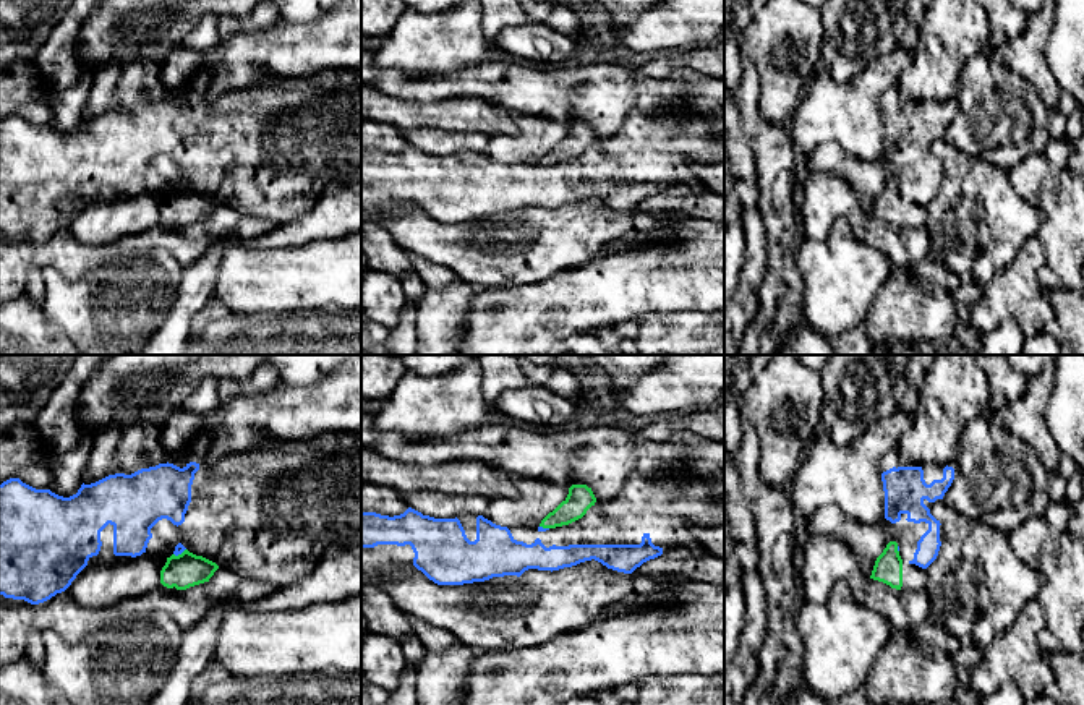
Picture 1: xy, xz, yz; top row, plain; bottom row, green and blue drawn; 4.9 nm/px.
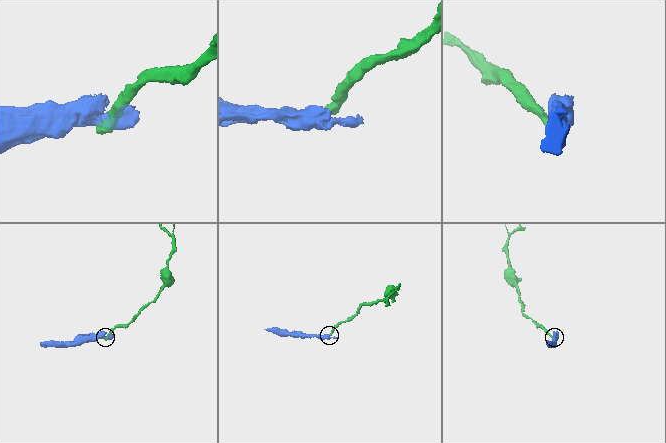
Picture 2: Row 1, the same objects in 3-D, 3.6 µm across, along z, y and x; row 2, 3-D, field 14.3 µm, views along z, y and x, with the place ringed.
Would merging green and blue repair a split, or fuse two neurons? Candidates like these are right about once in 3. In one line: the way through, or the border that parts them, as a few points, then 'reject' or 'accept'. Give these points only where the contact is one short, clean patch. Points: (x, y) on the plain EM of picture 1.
border along xy (185, 185), (174, 192); reject

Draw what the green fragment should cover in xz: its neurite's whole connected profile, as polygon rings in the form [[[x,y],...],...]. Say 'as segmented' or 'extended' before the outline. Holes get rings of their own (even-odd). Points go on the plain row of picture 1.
as segmented | [[[572,122],[567,135],[541,157],[540,164],[556,165],[569,162],[582,156],[595,139],[596,135],[591,125],[587,122]]]

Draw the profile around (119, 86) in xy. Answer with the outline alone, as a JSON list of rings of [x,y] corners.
[[[136,57],[130,62],[112,62],[92,76],[83,120],[91,122],[109,112],[131,112],[167,96],[159,71],[160,62]]]

